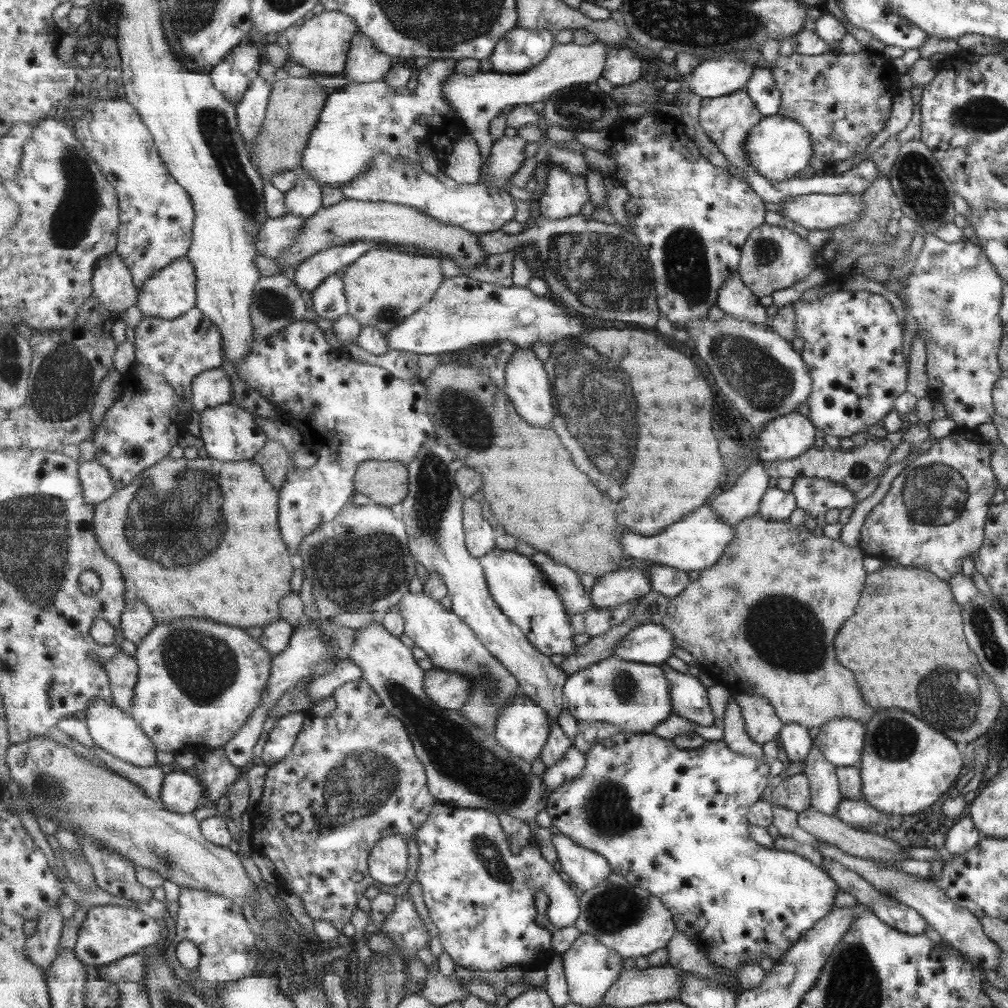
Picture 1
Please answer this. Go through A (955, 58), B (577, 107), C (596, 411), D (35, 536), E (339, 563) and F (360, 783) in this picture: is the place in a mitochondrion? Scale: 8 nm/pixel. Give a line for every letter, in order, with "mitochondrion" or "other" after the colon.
A: other
B: mitochondrion
C: mitochondrion
D: mitochondrion
E: mitochondrion
F: mitochondrion

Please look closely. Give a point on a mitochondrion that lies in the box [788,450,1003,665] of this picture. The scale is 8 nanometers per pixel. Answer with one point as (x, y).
(935, 495)

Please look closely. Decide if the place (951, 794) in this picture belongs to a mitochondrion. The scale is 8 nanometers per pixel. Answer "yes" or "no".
no

